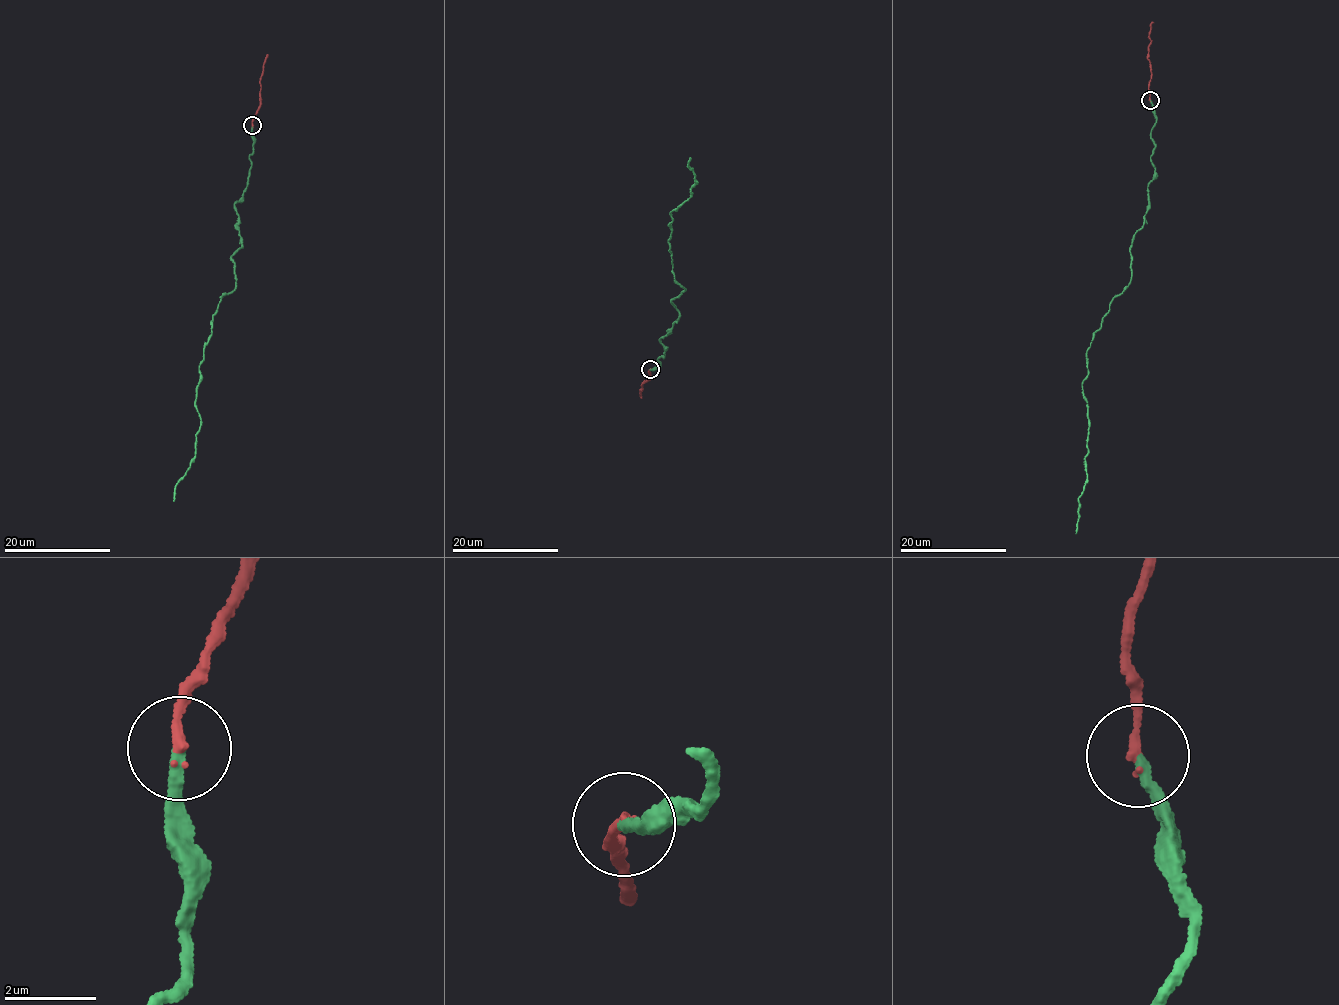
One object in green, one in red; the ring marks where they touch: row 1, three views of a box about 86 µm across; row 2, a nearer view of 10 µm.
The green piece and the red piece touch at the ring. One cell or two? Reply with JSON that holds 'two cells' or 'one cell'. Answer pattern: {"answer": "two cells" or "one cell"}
{"answer": "one cell"}

